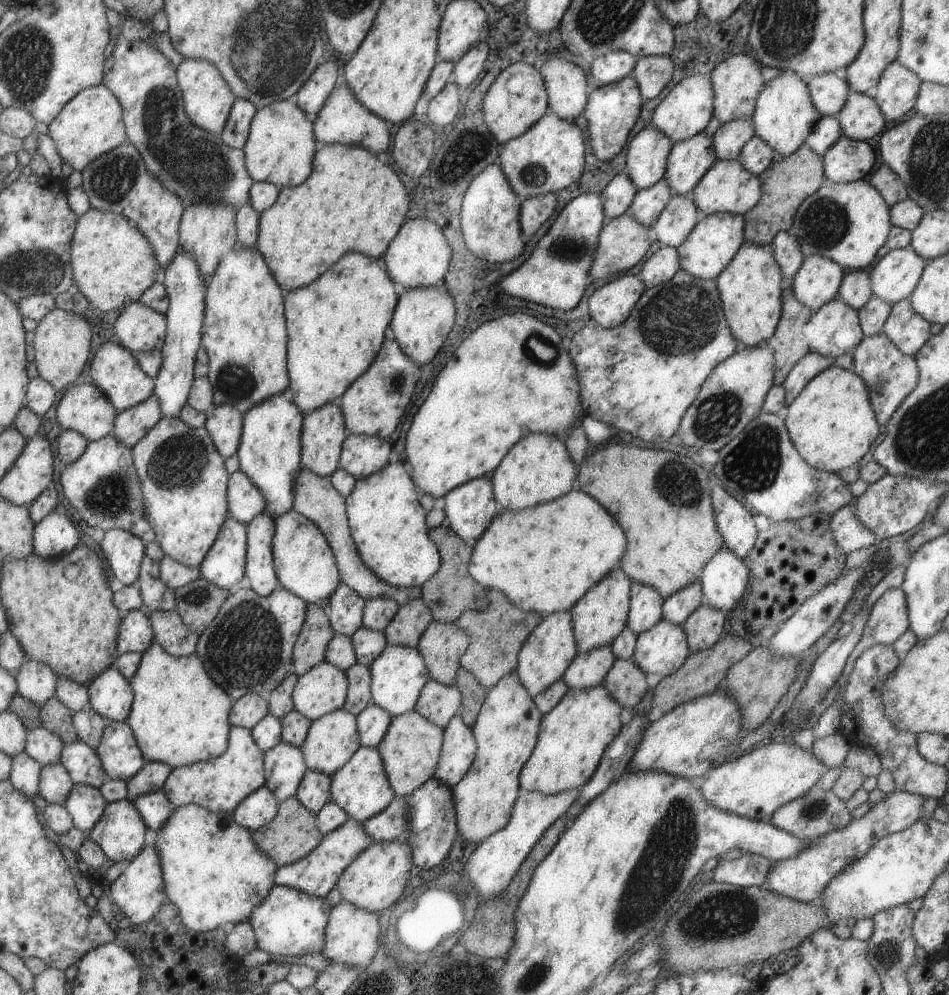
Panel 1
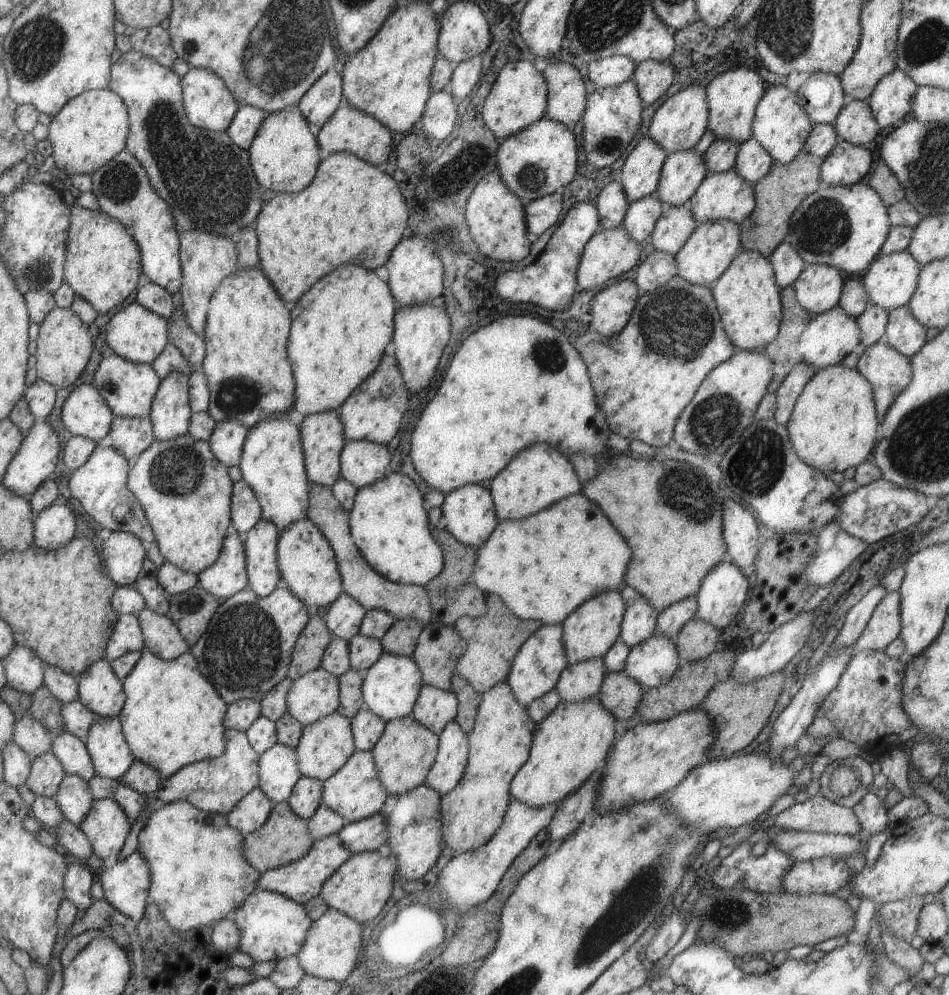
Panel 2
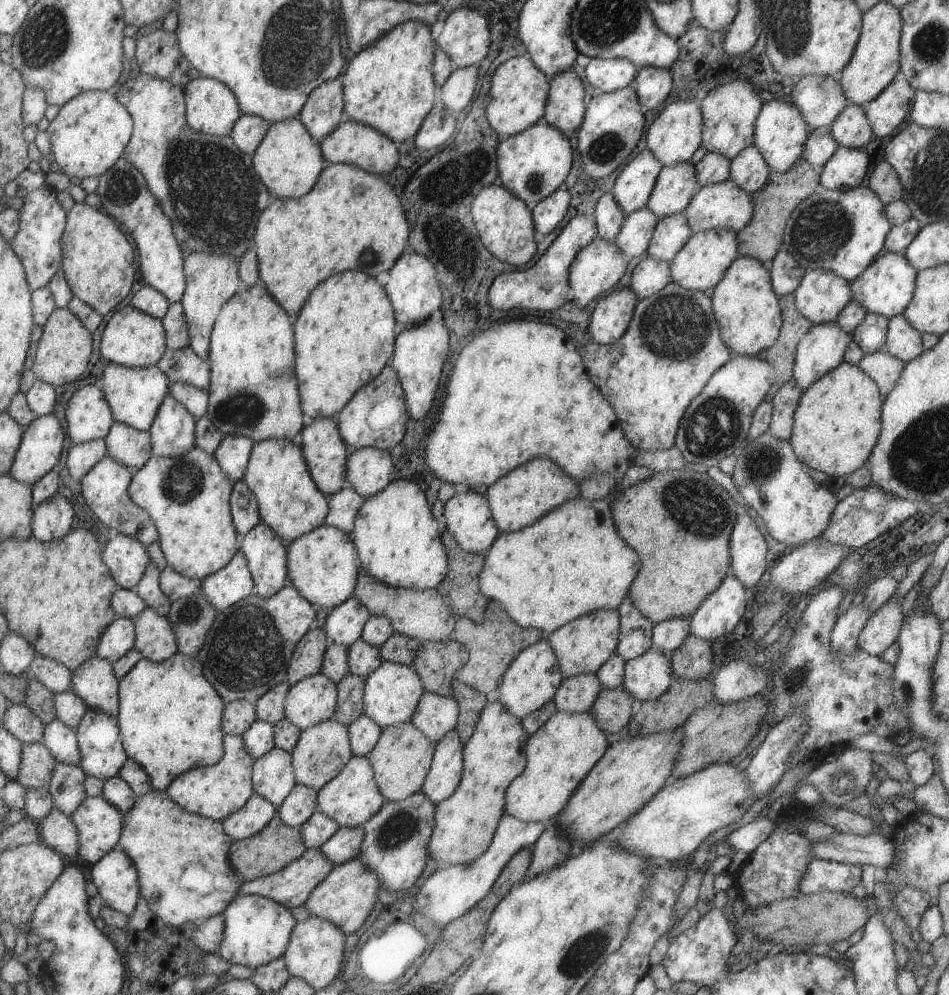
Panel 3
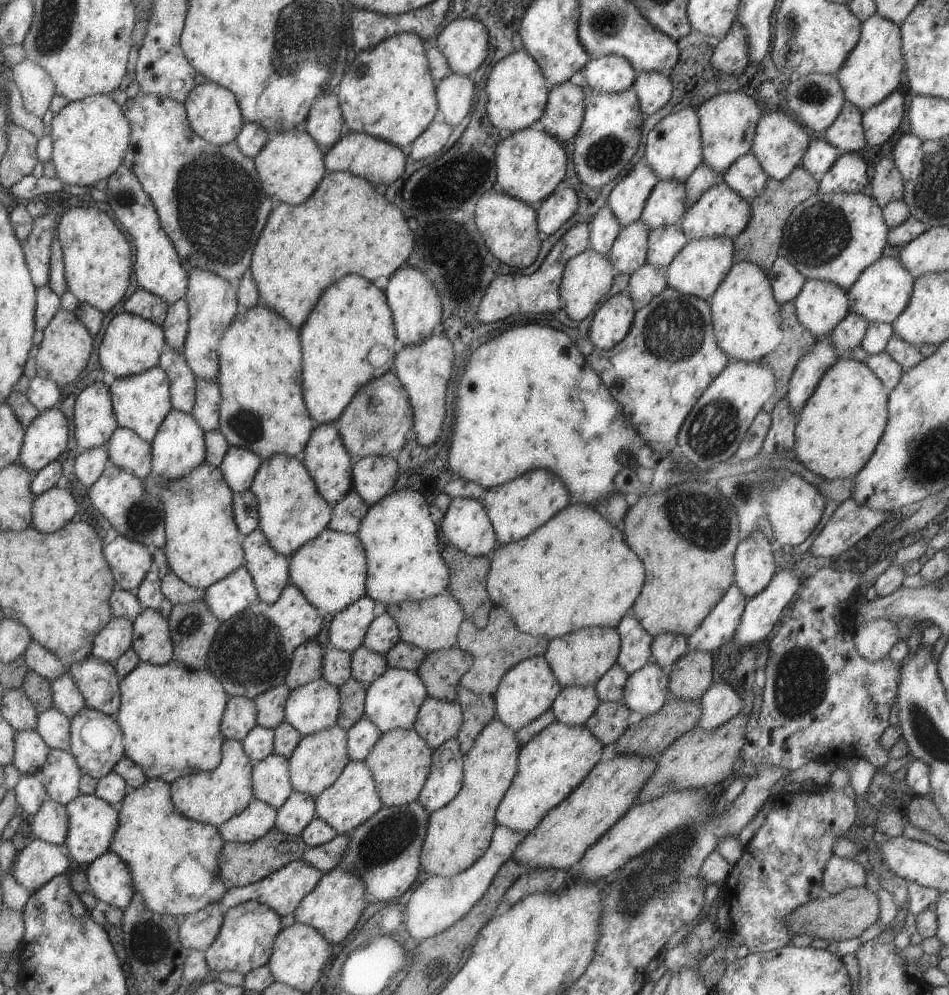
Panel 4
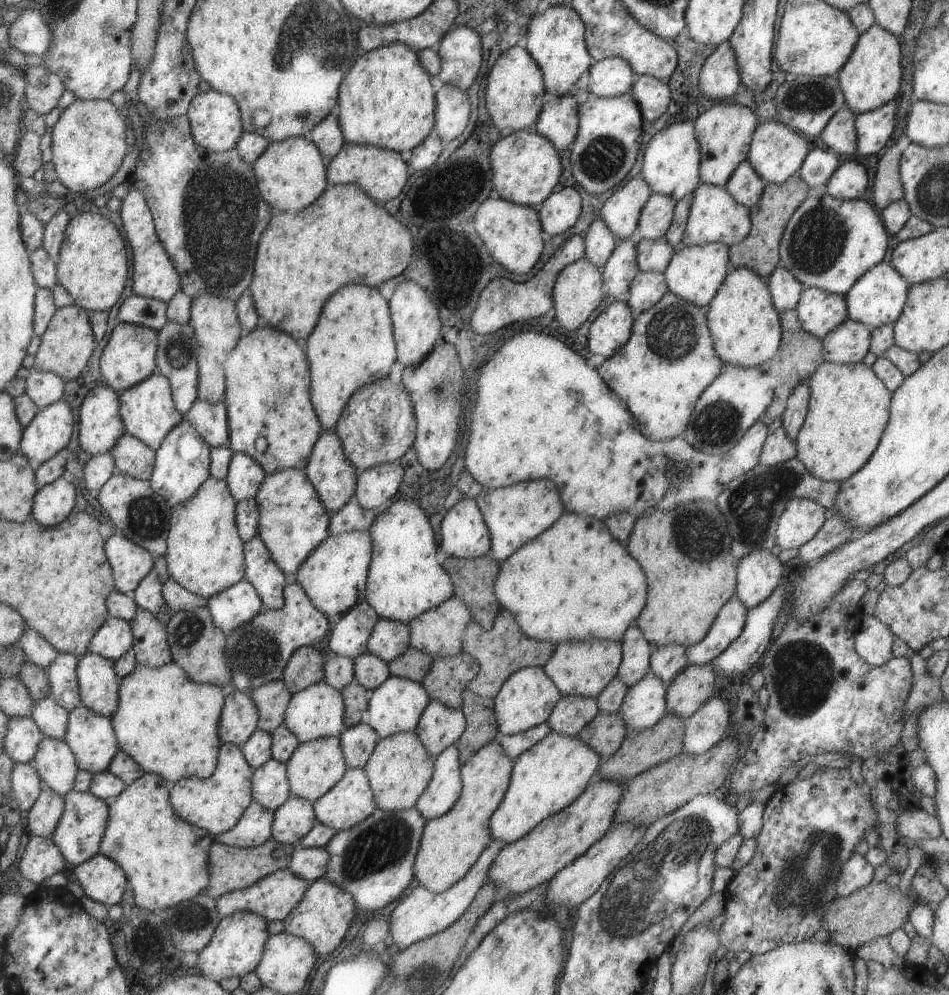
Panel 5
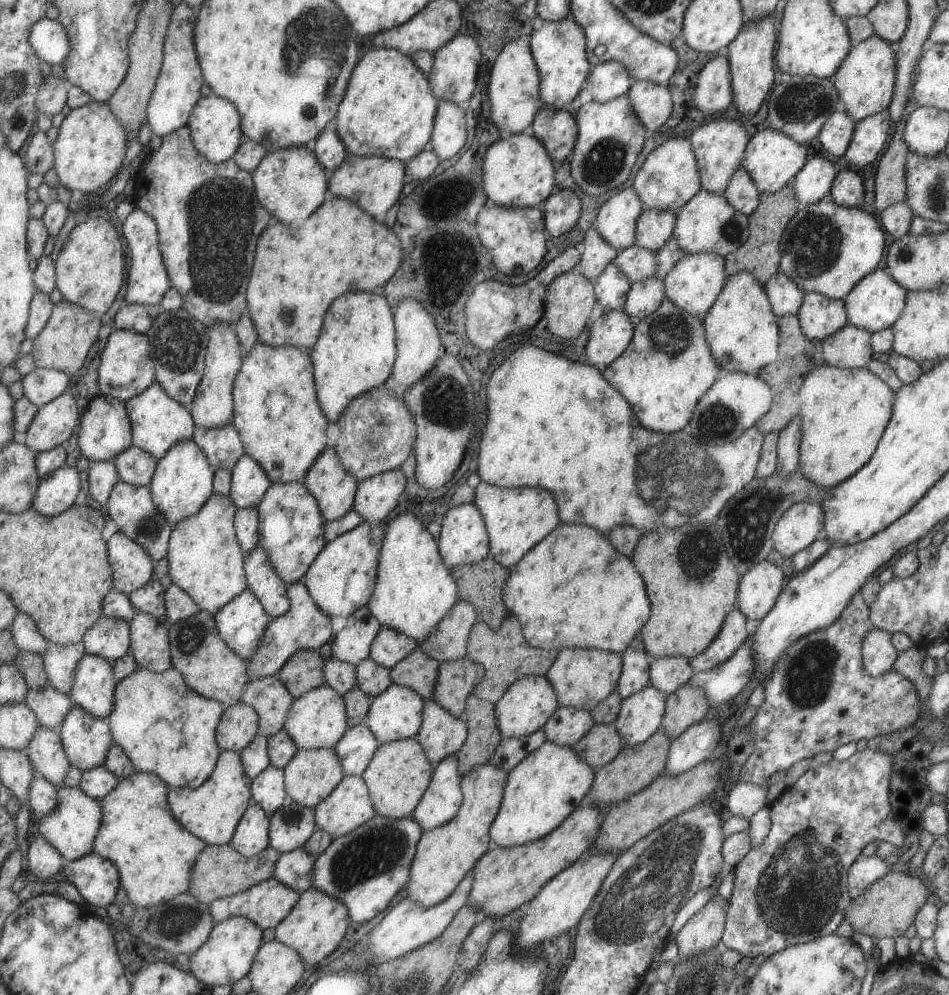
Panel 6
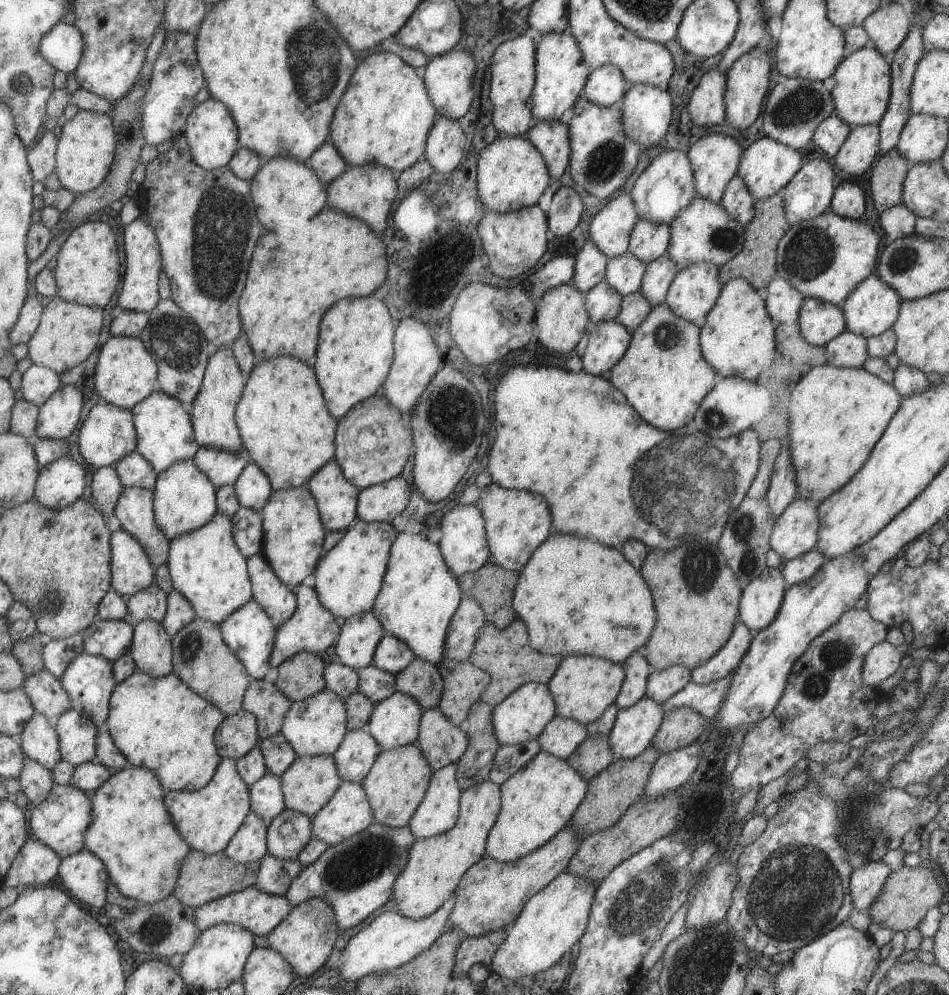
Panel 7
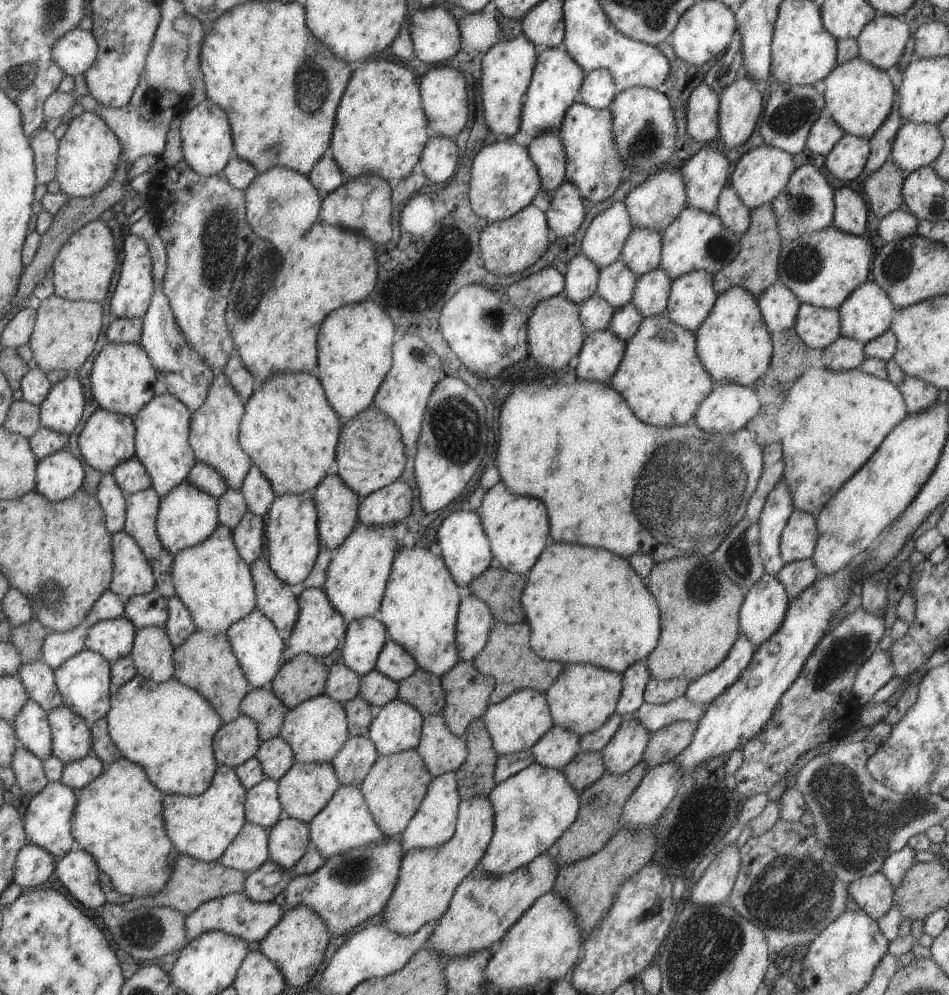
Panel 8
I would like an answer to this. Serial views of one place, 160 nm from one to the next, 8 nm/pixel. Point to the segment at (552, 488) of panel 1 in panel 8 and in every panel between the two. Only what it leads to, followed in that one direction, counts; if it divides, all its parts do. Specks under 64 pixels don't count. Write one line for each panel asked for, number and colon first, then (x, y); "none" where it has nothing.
2: (539, 475)
3: (519, 497)
4: (513, 509)
5: (513, 515)
6: (516, 518)
7: (516, 522)
8: (516, 527)

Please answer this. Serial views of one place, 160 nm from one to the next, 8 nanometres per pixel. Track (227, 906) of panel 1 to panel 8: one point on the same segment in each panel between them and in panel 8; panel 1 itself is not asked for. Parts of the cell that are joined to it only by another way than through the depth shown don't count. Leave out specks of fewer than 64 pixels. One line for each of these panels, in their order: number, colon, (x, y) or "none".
2: (197, 874)
3: (184, 875)
4: (173, 860)
5: (164, 859)
6: (153, 854)
7: (131, 832)
8: (117, 819)

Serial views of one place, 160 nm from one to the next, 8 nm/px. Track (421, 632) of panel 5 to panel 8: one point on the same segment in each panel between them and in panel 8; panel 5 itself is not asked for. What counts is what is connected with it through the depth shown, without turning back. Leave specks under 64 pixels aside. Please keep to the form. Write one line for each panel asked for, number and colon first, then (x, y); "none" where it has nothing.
6: (447, 641)
7: (465, 622)
8: (473, 619)

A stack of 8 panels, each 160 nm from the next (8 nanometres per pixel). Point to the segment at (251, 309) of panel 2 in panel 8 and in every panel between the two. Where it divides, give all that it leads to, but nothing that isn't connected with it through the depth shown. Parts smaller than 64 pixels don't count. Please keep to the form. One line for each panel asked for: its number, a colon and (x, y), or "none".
3: (253, 391)
4: (261, 408)
5: (269, 417)
6: (274, 410)
7: (284, 426)
8: (288, 430)

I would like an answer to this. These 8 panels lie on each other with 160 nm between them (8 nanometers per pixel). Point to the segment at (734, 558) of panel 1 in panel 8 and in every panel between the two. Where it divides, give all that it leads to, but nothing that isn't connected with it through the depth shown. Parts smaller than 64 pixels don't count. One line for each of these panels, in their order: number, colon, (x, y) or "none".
2: (723, 591)
3: (717, 614)
4: (720, 625)
5: (729, 622)
6: (731, 633)
7: (724, 661)
8: (705, 687)

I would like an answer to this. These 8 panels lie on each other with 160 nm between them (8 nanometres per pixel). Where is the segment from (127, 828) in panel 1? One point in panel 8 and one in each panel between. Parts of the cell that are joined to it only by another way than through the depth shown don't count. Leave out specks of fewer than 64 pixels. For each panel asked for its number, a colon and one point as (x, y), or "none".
2: (105, 826)
3: (99, 824)
4: (91, 822)
5: (77, 836)
6: (70, 828)
7: (60, 821)
8: (47, 819)

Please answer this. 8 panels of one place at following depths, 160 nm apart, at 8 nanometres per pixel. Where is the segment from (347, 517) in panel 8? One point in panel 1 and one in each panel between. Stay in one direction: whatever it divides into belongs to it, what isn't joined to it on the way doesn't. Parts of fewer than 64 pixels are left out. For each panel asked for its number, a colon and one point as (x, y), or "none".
1: (323, 430)
2: (321, 434)
3: (325, 452)
4: (328, 463)
5: (333, 478)
6: (333, 488)
7: (335, 497)

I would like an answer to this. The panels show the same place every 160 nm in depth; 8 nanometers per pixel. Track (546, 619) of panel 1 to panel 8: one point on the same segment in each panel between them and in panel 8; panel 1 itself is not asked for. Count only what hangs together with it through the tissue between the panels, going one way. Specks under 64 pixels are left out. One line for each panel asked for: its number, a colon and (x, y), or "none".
2: (536, 667)
3: (532, 677)
4: (528, 689)
5: (525, 700)
6: (525, 706)
7: (520, 716)
8: (517, 722)

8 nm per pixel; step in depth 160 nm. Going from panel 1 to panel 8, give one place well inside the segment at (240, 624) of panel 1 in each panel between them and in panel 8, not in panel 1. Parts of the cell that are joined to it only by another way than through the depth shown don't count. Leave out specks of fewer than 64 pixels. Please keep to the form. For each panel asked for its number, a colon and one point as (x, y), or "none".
2: (245, 651)
3: (245, 652)
4: (251, 652)
5: (257, 652)
6: (303, 627)
7: (311, 628)
8: (318, 628)

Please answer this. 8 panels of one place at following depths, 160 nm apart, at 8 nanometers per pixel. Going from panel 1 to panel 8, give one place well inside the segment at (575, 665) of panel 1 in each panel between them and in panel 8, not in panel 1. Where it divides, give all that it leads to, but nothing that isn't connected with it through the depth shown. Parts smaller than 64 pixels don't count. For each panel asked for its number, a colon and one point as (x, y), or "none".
2: (577, 682)
3: (574, 694)
4: (573, 705)
5: (571, 714)
6: (565, 726)
7: (560, 736)
8: (556, 747)

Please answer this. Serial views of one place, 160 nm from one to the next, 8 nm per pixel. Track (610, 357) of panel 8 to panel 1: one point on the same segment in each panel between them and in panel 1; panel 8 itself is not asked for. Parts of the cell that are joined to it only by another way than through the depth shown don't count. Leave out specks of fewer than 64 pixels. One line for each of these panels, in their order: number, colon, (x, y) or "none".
1: (608, 305)
2: (611, 308)
3: (610, 317)
4: (611, 322)
5: (611, 329)
6: (609, 334)
7: (607, 341)

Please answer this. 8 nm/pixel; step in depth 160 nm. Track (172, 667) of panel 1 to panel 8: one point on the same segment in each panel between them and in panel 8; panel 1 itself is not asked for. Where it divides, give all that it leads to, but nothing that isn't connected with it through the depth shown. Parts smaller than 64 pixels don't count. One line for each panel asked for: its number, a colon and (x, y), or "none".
2: (171, 717)
3: (169, 717)
4: (169, 716)
5: (167, 724)
6: (165, 728)
7: (158, 723)
8: (167, 728)

